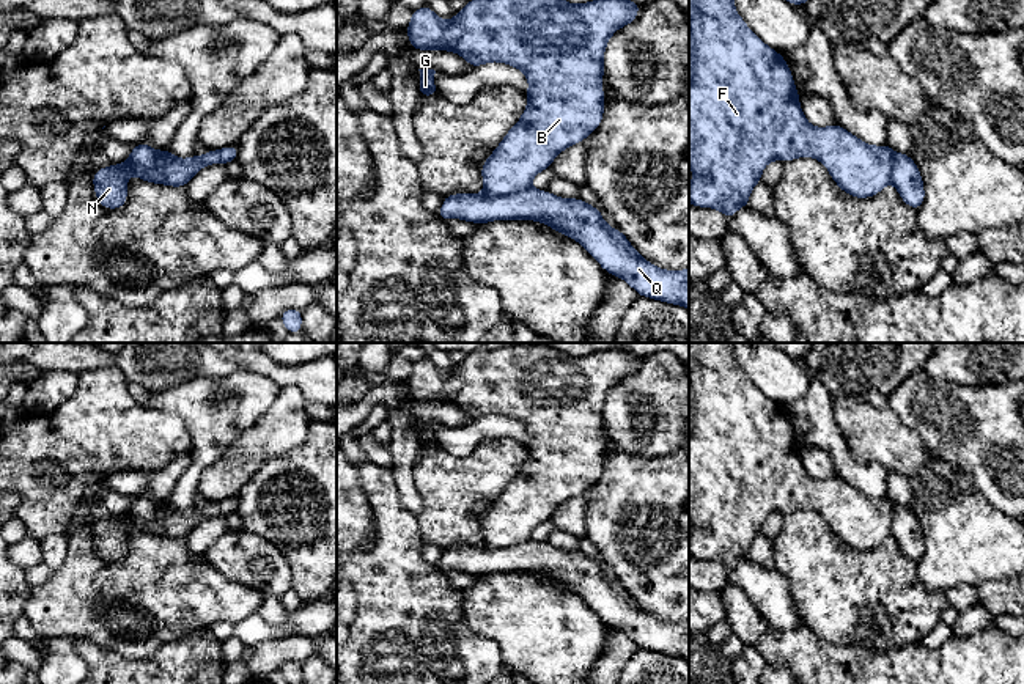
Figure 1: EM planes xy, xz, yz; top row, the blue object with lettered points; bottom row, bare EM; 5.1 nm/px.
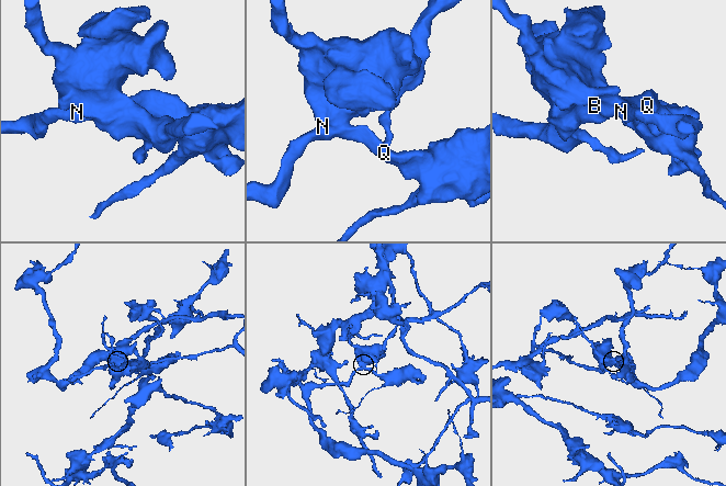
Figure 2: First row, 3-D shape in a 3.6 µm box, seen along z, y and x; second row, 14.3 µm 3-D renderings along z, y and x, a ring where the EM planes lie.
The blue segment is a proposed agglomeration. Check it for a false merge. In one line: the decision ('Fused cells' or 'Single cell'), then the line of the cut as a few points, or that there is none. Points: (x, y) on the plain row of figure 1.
Fused cells. Split along xy (161, 503), (158, 518), (150, 522), (139, 522), (126, 513)

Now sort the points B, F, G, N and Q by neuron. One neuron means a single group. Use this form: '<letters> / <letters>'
B F G / N Q

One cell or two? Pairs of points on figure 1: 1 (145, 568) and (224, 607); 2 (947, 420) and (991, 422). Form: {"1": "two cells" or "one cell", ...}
{"1": "one cell", "2": "one cell"}

